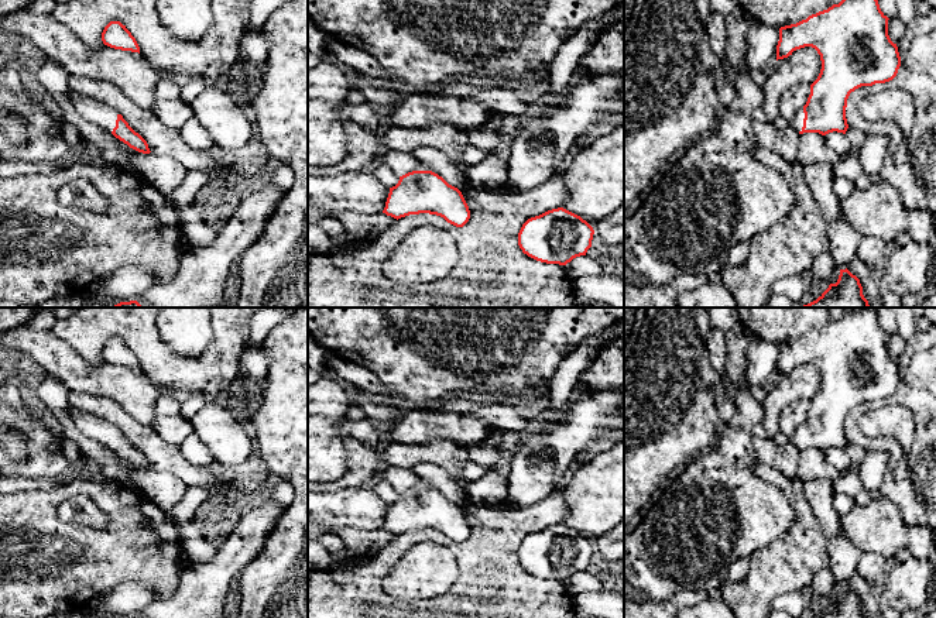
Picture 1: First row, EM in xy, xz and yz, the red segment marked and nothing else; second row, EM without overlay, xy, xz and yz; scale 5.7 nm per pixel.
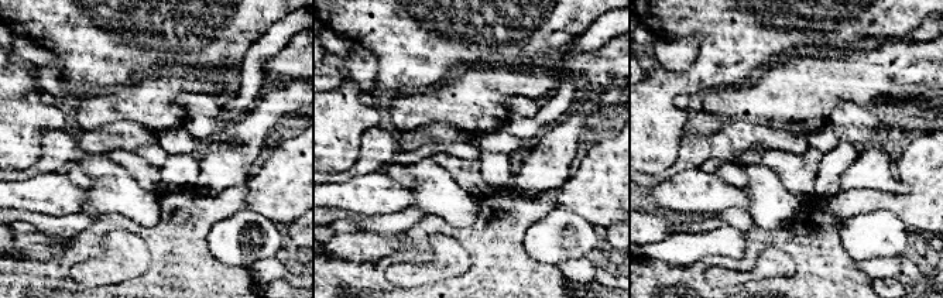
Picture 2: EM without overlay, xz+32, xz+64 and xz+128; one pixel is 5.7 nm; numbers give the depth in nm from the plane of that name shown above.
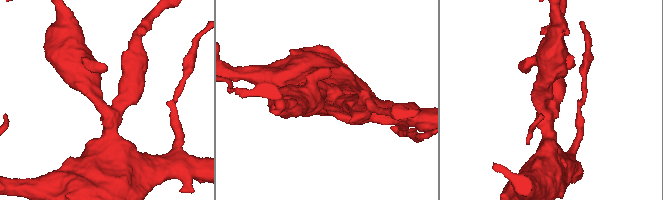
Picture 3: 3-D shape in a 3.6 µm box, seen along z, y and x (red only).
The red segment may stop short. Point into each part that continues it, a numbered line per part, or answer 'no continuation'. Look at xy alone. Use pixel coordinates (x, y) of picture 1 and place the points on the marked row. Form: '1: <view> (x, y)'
1: xy (91, 110)

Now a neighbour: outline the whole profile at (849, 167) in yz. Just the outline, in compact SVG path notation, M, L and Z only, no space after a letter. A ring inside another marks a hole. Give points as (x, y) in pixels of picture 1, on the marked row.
M856 151L840 157L839 162L834 164L833 169L834 178L844 178L851 182L856 182L861 172L863 166Z

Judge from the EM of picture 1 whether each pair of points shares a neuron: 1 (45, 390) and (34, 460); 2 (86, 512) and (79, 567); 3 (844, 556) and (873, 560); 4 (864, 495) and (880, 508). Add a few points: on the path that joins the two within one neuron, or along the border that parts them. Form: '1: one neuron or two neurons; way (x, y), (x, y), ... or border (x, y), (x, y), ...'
1: two neurons; border (47, 415), (58, 432)
2: two neurons; border (57, 507), (64, 521), (95, 528), (108, 522)
3: two neurons; border (861, 553), (856, 572)
4: two neurons; border (871, 498), (866, 504), (856, 503)

